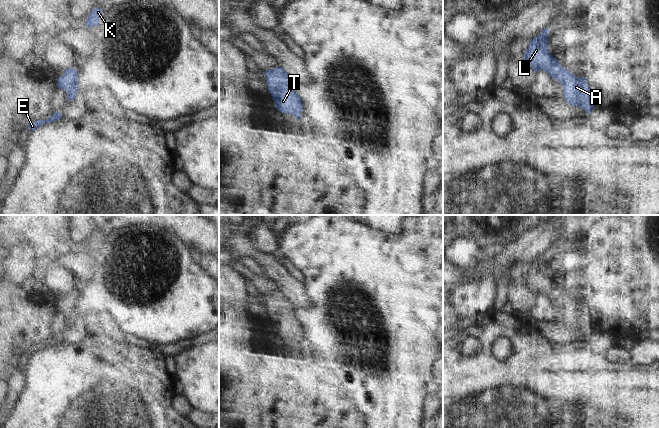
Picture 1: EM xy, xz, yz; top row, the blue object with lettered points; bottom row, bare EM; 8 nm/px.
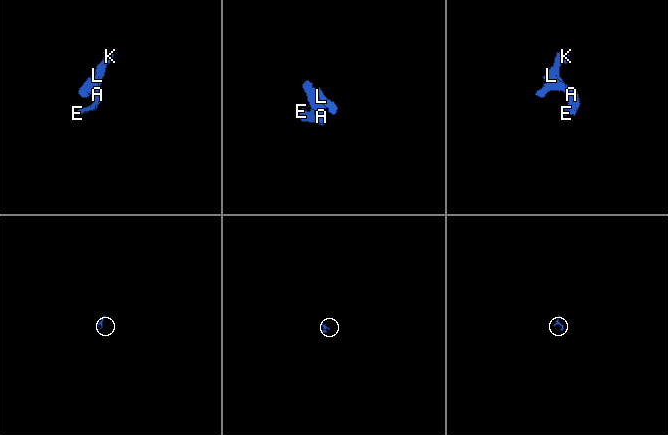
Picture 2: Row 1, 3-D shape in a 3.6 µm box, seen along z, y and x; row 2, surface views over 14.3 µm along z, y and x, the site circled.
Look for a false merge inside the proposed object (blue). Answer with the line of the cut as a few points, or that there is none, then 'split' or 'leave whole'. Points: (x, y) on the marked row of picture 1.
no cut; leave whole

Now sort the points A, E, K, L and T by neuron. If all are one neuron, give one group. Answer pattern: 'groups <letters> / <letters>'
groups A E K L T

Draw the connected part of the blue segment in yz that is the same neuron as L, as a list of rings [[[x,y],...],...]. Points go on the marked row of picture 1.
[[[545,28],[538,36],[529,41],[529,46],[524,51],[523,60],[536,73],[543,70],[555,80],[560,81],[566,102],[571,106],[578,106],[590,114],[595,107],[591,100],[591,91],[587,79],[577,77],[566,70],[550,54],[548,46],[549,32]]]

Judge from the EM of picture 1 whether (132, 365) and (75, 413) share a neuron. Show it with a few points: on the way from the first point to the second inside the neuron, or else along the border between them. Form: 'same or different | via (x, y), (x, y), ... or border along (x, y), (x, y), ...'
same | via (118, 379), (114, 383), (105, 383), (89, 399)

